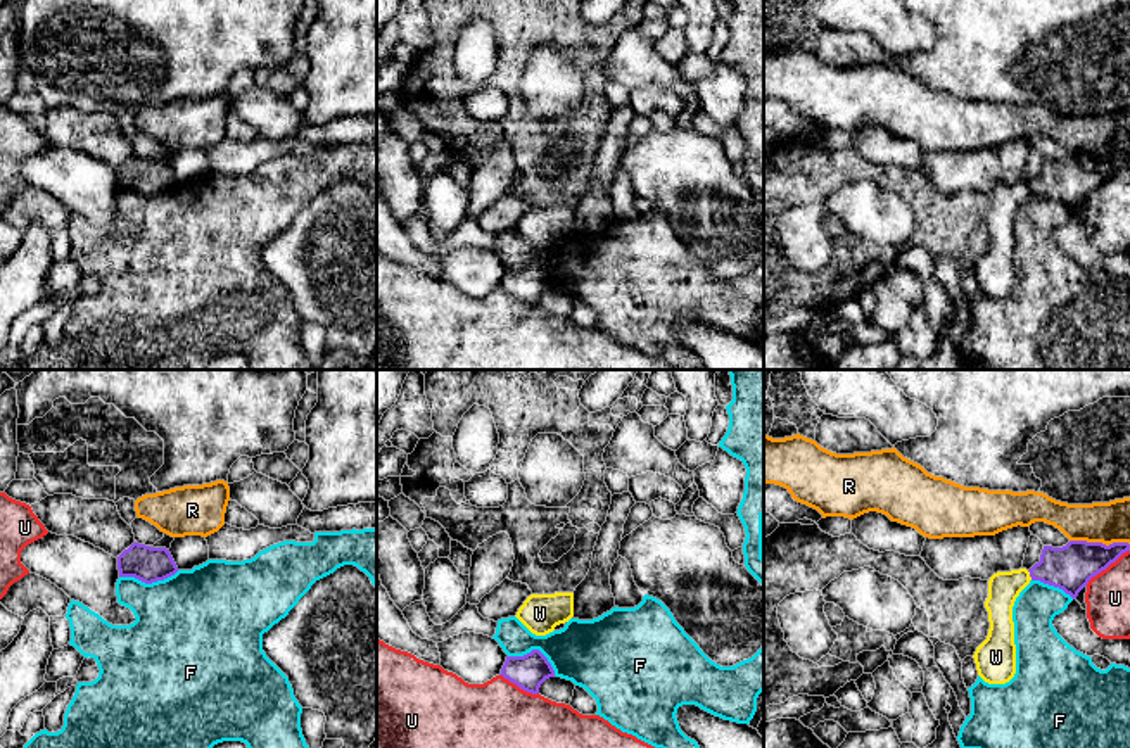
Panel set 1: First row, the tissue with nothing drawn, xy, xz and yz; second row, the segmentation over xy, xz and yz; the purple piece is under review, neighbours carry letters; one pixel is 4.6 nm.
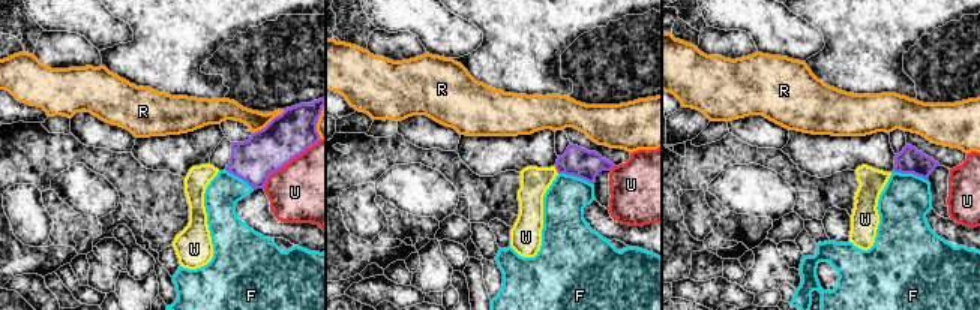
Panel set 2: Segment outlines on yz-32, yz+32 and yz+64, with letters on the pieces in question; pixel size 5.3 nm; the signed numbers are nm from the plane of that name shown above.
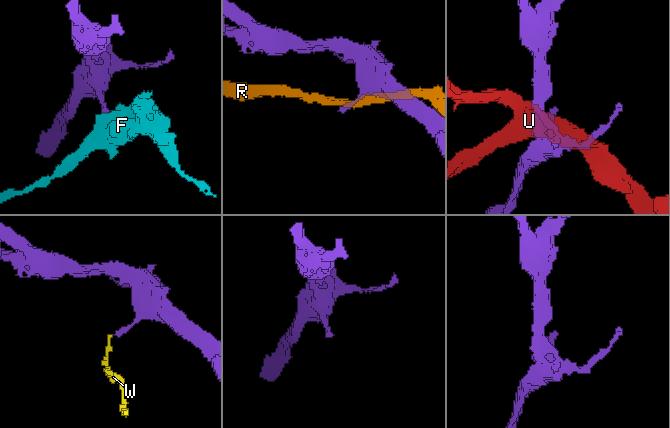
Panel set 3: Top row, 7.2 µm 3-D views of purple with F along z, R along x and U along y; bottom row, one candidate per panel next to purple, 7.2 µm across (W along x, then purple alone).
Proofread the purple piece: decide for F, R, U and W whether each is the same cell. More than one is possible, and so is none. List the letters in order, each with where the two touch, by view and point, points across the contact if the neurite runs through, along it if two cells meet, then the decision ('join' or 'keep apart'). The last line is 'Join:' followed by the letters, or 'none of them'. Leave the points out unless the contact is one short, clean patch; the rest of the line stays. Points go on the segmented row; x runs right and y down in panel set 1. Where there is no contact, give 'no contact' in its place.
F: contact xy (149, 583); border xy (178, 570), (151, 583), (120, 577); keep apart
R: contact yz (1099, 543); keep apart
U: contact yz (1106, 567); keep apart
W: contact yz (1030, 576); border yz (1027, 570), (1032, 579); keep apart
Join: none of them

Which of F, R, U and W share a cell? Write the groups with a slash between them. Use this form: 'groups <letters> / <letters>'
groups F / R / U / W

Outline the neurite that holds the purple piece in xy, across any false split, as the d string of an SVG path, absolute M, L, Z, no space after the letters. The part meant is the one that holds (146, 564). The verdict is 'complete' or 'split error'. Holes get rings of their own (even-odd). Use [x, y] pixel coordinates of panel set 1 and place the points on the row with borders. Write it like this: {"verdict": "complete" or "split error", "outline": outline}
{"verdict": "complete", "outline": "M133 542L117 556L119 577L135 577L145 584L164 580L178 572L166 548L150 548Z"}

